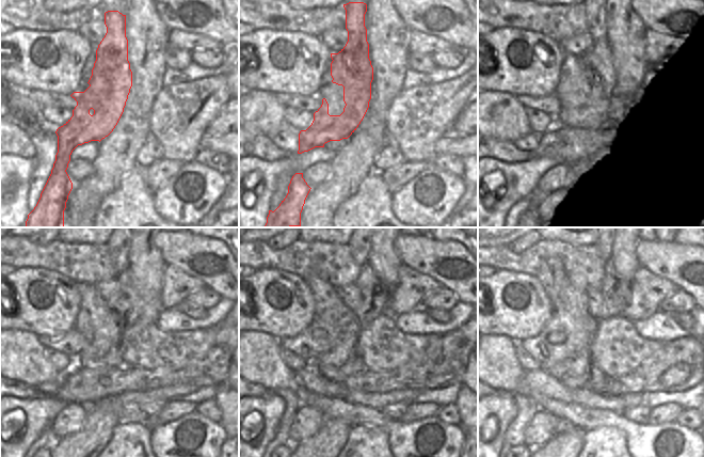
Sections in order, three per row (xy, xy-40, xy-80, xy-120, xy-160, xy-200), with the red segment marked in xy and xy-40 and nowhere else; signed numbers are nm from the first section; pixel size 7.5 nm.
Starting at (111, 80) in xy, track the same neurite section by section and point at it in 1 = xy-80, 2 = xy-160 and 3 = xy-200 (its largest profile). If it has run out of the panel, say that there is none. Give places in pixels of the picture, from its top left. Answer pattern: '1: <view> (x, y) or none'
1: xy-80 (593, 114)
2: xy-160 (360, 249)
3: xy-200 (605, 249)

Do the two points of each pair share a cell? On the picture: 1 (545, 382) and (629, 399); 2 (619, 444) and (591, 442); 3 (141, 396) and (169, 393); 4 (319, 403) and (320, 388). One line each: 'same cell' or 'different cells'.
1: same cell
2: same cell
3: same cell
4: different cells

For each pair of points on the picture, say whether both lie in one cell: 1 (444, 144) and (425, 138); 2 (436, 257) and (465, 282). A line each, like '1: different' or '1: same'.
1: different
2: same

